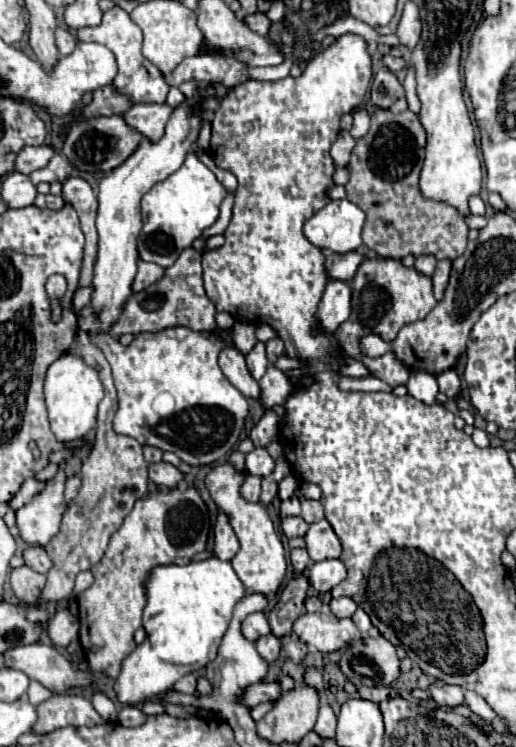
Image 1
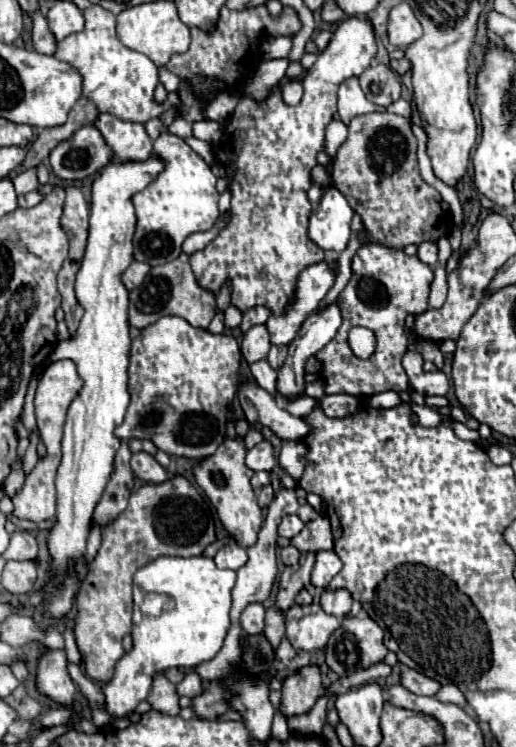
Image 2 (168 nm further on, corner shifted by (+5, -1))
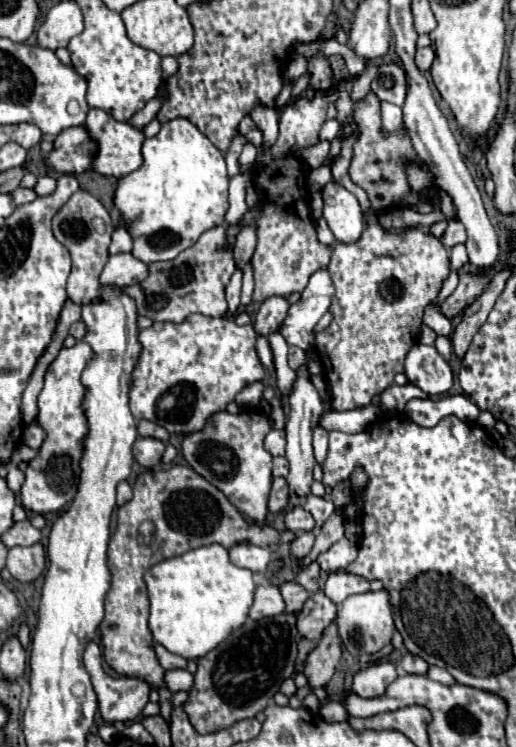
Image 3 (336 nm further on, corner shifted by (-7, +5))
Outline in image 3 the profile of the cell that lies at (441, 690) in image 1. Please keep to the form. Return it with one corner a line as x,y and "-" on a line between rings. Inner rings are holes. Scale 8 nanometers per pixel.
404,653
402,661
400,661
400,667
408,673
408,675
426,675
428,671
428,663
412,653

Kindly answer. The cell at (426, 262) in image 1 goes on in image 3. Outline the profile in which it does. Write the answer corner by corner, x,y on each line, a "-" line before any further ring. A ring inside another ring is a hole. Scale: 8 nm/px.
458,219
450,221
440,241
442,241
442,245
444,245
446,249
452,249
452,247
458,245
458,243
466,243
466,229
464,229
464,225
462,225

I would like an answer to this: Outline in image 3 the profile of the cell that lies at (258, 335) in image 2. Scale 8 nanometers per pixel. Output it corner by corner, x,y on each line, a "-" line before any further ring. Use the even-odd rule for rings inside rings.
270,297
260,305
260,311
254,319
254,331
264,337
276,333
284,323
286,313
288,313
288,301
284,297

